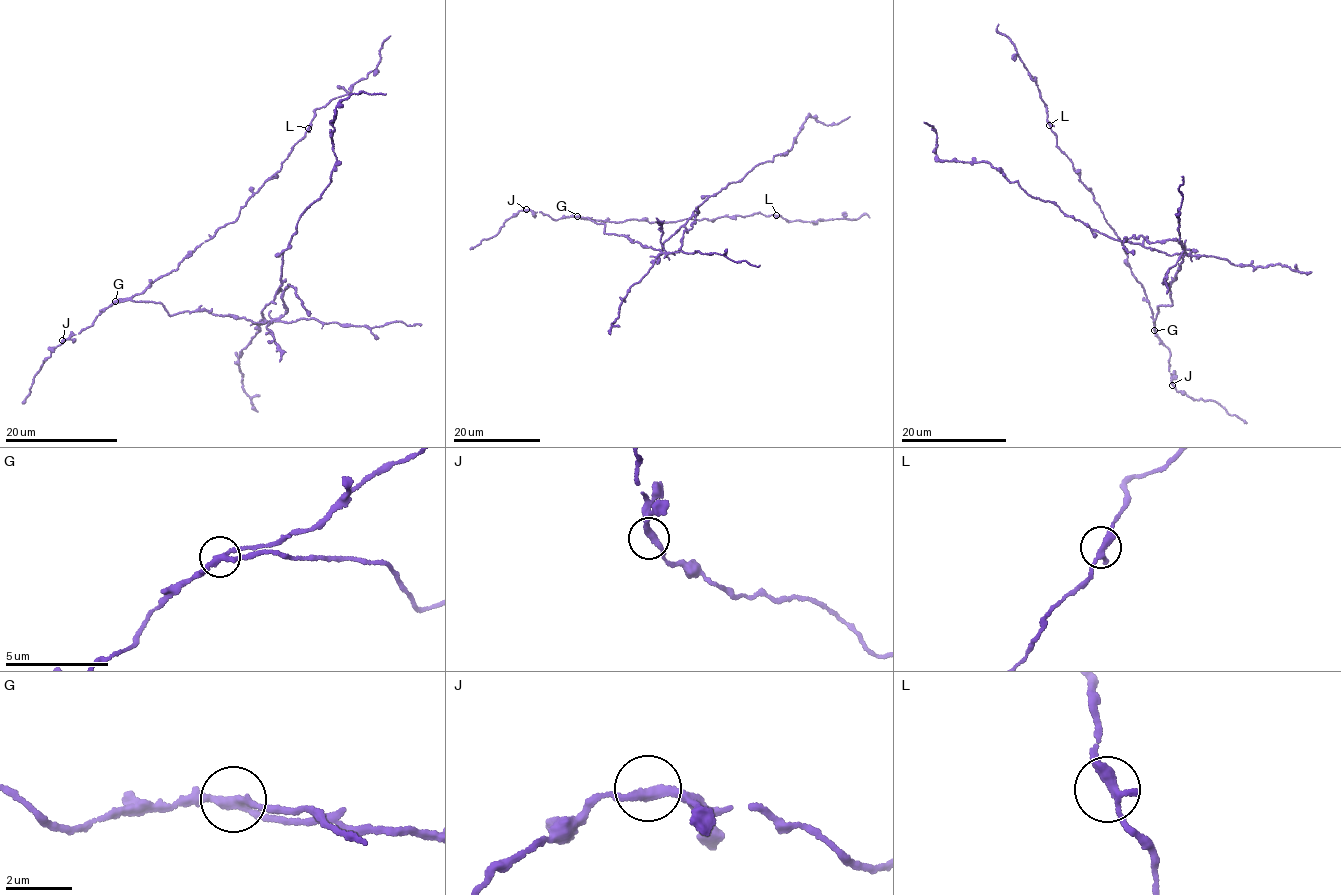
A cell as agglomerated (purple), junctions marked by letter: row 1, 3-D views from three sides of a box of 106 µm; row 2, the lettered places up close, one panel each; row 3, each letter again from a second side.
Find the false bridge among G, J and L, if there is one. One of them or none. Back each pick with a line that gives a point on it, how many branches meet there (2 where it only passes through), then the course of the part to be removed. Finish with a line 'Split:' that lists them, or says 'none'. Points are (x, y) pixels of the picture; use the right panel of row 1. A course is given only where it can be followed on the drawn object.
G: place (1154, 330); branches 2; course (1154, 330), (1185, 254), (1098, 233), (985, 161), (941, 160), (924, 122)
Split: G

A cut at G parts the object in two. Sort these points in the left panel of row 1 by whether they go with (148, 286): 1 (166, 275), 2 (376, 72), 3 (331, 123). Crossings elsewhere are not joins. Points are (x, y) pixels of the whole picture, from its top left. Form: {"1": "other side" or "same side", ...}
{"1": "same side", "2": "same side", "3": "other side"}

